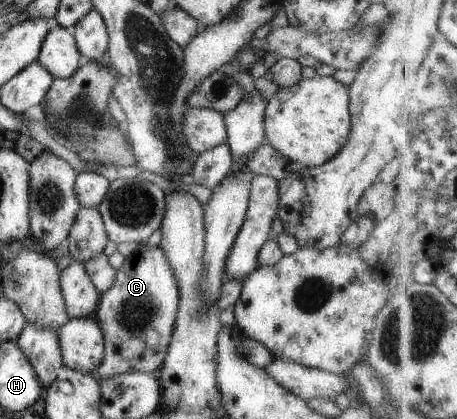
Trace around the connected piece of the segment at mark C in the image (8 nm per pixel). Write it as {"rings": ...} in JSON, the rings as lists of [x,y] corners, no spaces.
{"rings":[[[147,242],[140,244],[137,251],[128,255],[124,265],[118,269],[112,288],[101,295],[95,318],[102,329],[106,349],[102,365],[95,372],[96,378],[98,380],[106,379],[110,375],[125,373],[132,369],[153,373],[156,369],[161,368],[172,341],[174,327],[176,327],[178,303],[180,303],[178,279],[168,263],[168,257],[164,255],[164,249],[152,247]]]}

